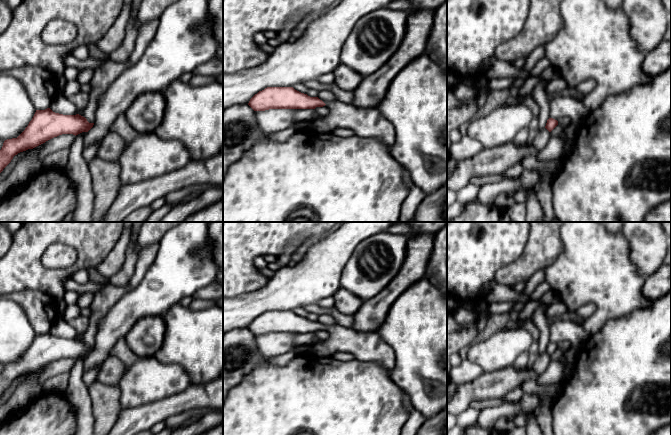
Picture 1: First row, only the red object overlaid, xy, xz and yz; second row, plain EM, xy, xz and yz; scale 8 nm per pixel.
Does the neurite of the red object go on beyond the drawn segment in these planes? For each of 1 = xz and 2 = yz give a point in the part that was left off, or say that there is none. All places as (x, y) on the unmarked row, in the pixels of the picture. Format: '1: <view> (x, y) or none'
1: none
2: none

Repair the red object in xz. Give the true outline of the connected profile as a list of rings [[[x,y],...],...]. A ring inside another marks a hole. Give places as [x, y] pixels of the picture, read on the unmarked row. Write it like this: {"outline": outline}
{"outline": [[[267,311],[255,318],[248,329],[254,335],[265,335],[269,333],[315,333],[326,328],[318,321],[310,321],[293,311]]]}

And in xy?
{"outline": [[[50,332],[45,334],[36,334],[28,350],[17,362],[7,363],[4,365],[0,374],[0,397],[18,377],[28,373],[33,373],[62,358],[73,358],[76,360],[82,356],[88,356],[93,349],[94,347],[89,347],[85,341],[79,338],[63,339],[53,336]]]}

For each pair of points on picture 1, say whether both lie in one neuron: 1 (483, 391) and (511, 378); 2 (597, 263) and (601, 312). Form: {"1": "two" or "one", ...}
{"1": "one", "2": "one"}

